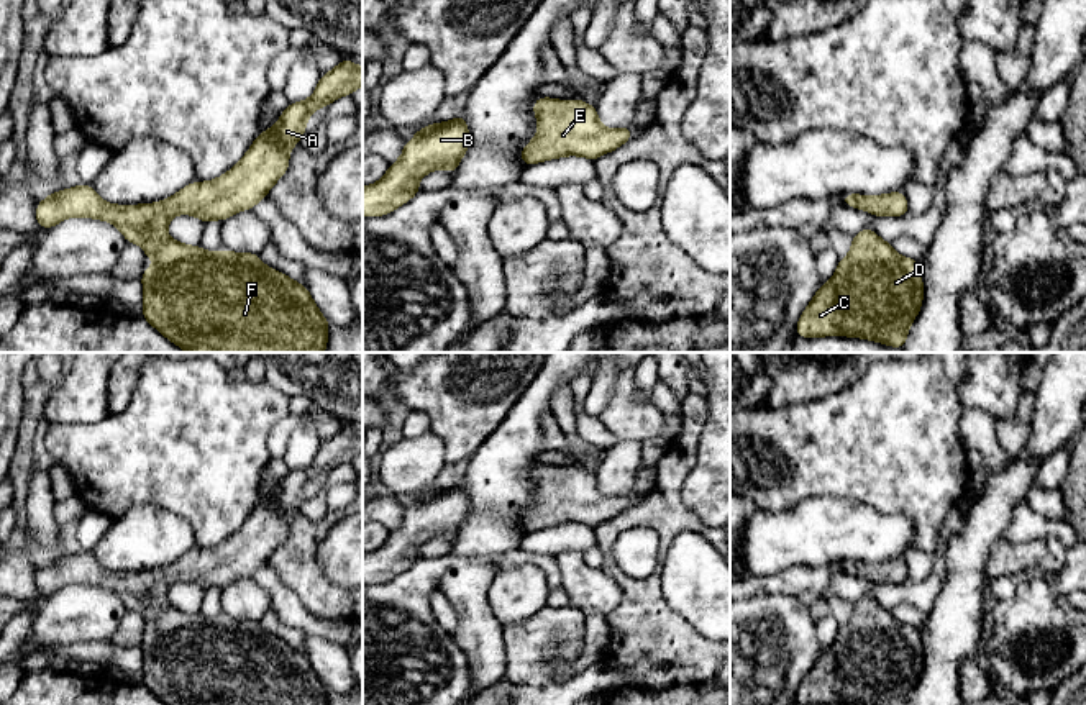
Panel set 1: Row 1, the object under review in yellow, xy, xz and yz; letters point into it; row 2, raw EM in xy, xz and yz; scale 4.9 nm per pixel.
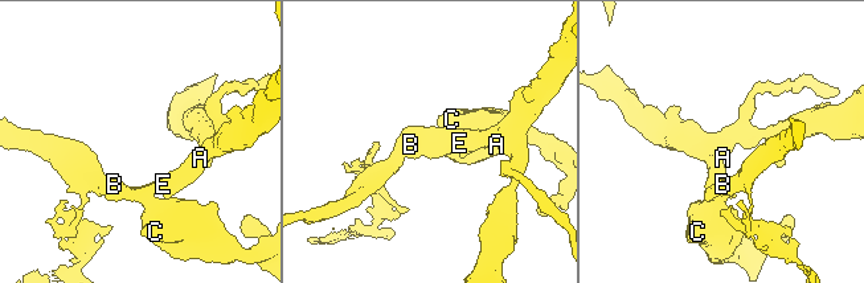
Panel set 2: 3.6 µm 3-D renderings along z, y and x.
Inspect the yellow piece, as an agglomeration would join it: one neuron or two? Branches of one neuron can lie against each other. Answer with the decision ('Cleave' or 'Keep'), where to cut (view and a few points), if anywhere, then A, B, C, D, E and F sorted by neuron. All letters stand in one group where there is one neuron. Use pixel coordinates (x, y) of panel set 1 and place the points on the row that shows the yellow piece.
Keep. No split. Groups: A B C D E F

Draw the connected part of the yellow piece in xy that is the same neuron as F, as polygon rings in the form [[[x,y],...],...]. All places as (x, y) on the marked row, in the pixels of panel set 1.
[[[348,57],[330,72],[322,74],[313,95],[289,103],[279,121],[254,139],[244,157],[221,177],[192,182],[171,198],[143,205],[112,205],[103,202],[92,185],[82,184],[51,192],[36,203],[36,221],[41,230],[56,226],[71,216],[103,220],[115,225],[126,243],[138,243],[156,266],[141,275],[144,289],[143,318],[162,336],[187,352],[323,352],[328,343],[328,320],[320,313],[308,289],[285,274],[266,267],[259,254],[203,251],[167,238],[167,225],[177,215],[194,215],[203,223],[225,221],[228,216],[251,210],[266,198],[271,187],[287,172],[289,152],[305,134],[307,118],[333,100],[351,95],[363,85],[363,67]]]

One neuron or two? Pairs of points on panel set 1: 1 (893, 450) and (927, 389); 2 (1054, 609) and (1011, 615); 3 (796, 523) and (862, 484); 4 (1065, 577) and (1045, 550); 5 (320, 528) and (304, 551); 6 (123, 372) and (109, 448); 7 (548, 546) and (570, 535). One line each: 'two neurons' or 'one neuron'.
1: one neuron
2: one neuron
3: two neurons
4: two neurons
5: one neuron
6: two neurons
7: one neuron

